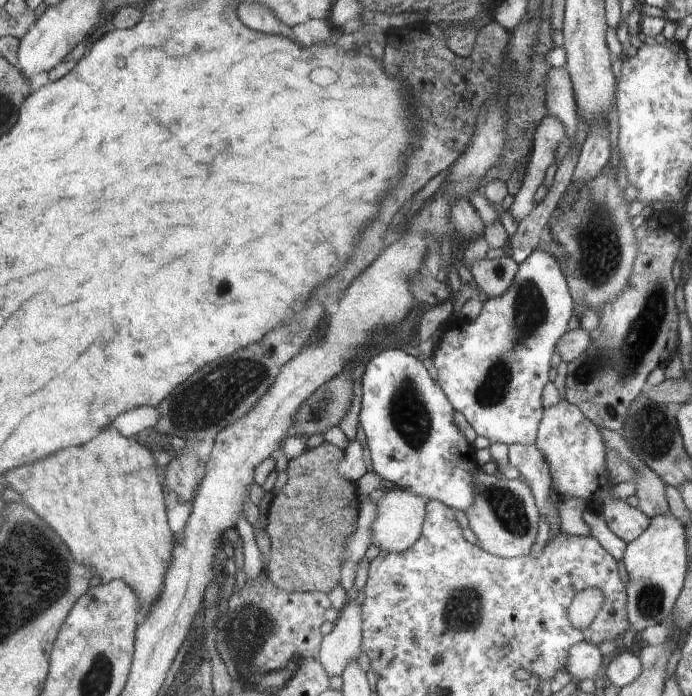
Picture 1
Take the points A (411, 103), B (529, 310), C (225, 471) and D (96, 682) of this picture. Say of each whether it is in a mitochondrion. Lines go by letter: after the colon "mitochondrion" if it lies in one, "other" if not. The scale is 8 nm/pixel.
A: other
B: mitochondrion
C: other
D: mitochondrion

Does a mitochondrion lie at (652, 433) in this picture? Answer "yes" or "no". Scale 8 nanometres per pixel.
yes

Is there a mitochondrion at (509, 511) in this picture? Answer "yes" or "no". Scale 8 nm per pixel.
yes

